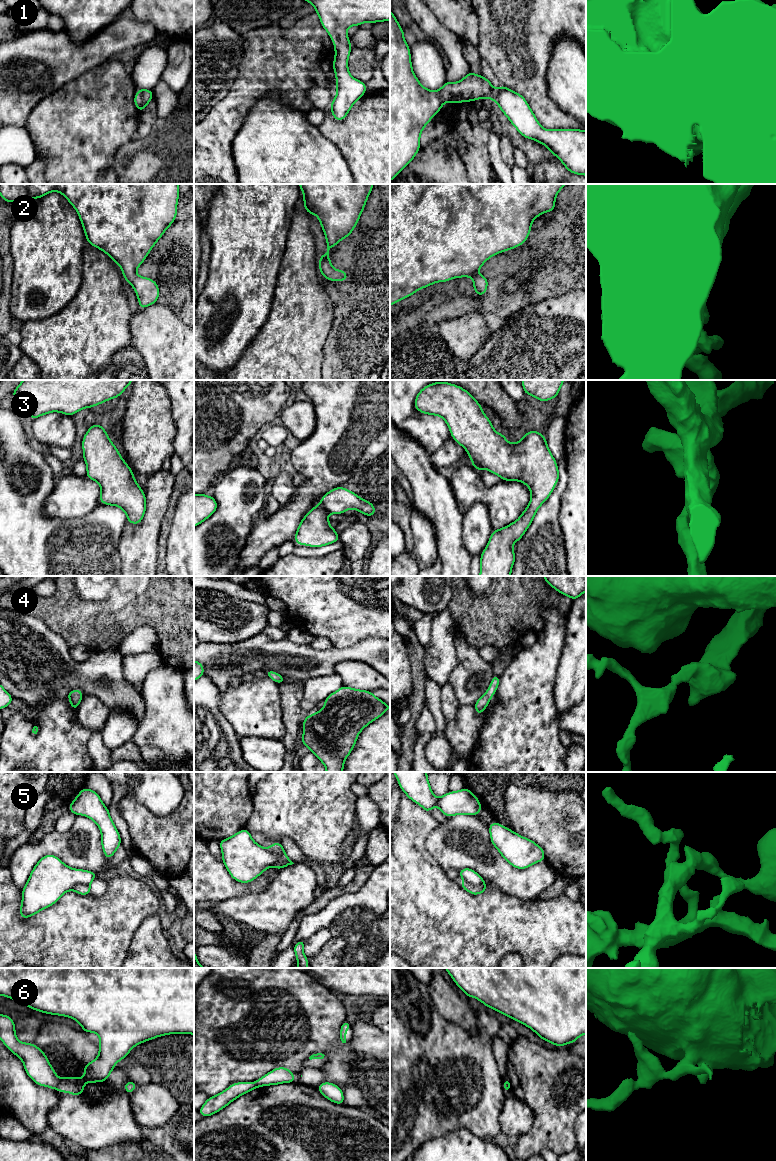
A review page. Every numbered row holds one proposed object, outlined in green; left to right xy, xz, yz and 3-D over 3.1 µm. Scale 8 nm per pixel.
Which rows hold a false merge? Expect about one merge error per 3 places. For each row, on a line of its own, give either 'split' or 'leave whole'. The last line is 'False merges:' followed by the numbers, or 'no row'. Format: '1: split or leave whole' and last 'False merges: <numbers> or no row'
1: leave whole
2: leave whole
3: leave whole
4: leave whole
5: split
6: split
False merges: 5, 6

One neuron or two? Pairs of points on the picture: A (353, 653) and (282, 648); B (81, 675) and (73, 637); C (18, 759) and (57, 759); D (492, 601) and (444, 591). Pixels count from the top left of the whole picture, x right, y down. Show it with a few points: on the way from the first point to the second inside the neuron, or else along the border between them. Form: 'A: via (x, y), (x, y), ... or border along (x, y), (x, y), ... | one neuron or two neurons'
A: via (335, 655), (300, 653) | one neuron
B: border along (53, 631), (59, 634), (70, 647) | two neurons
C: via (28, 759), (47, 759) | one neuron
D: border along (453, 587), (451, 599), (447, 606) | two neurons

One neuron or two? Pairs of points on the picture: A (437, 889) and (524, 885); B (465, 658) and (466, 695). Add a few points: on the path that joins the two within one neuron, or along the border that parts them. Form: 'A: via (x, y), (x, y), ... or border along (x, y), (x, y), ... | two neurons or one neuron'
A: border along (487, 883), (494, 884), (503, 892), (516, 897) | two neurons
B: via (466, 667), (466, 686) | one neuron

